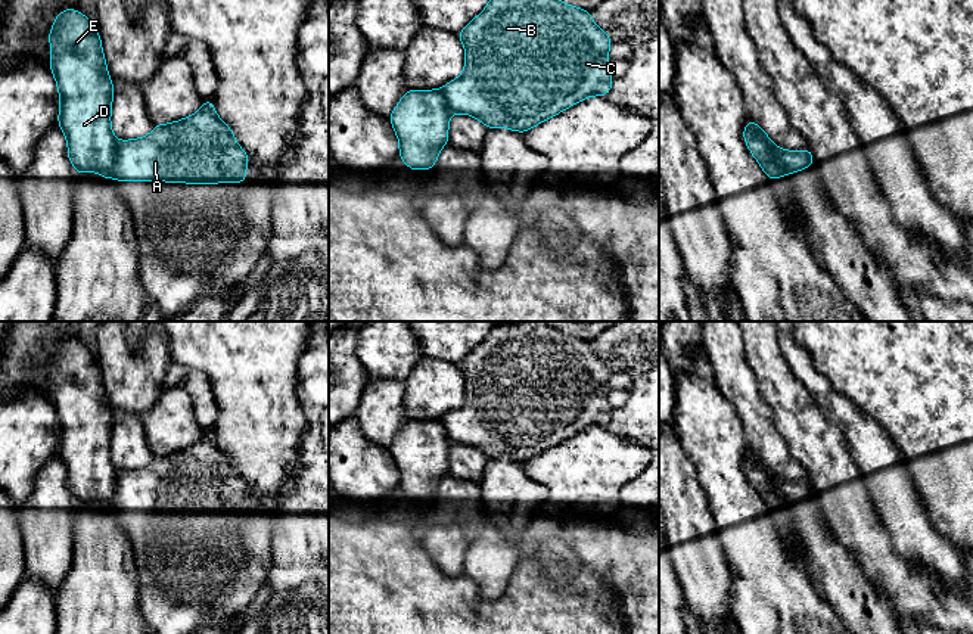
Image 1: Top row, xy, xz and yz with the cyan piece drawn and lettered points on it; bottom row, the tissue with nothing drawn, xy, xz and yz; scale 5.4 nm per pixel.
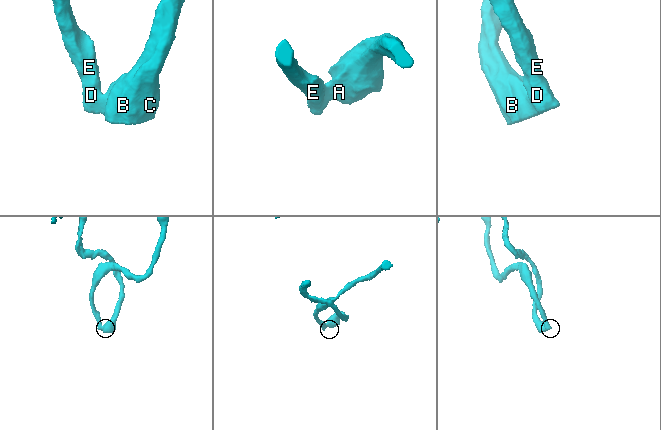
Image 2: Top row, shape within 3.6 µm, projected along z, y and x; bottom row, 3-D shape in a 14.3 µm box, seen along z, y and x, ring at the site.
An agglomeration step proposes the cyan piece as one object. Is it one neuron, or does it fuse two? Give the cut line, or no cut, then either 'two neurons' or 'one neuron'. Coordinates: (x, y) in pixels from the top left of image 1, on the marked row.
cut yz (745, 126), (771, 145), (771, 155), (789, 173); two neurons

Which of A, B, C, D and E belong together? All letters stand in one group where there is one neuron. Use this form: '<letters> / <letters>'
A B C / D E

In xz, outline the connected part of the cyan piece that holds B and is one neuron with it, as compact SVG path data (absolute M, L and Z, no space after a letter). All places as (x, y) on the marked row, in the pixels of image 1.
M489 0L484 12L458 32L458 38L466 50L464 71L441 93L451 112L472 115L486 128L507 127L526 133L588 96L607 96L612 88L613 77L607 71L612 40L593 22L591 12L560 0Z

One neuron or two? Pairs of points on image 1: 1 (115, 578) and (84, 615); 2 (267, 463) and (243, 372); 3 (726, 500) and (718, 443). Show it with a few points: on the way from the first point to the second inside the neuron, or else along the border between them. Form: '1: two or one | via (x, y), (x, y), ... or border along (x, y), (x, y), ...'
1: one | via (106, 587), (93, 606)
2: one | via (263, 441), (255, 394)
3: one | via (726, 485), (720, 476), (718, 457)

